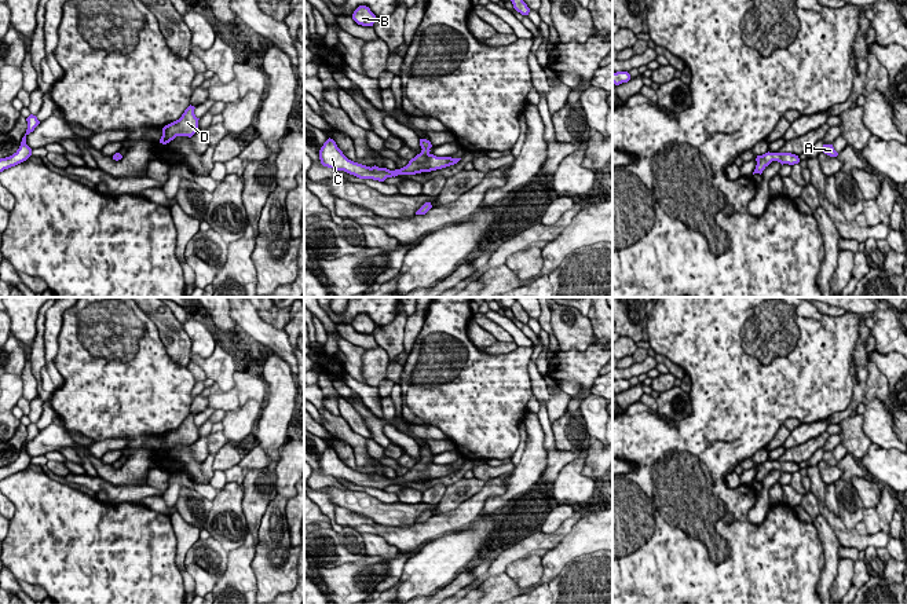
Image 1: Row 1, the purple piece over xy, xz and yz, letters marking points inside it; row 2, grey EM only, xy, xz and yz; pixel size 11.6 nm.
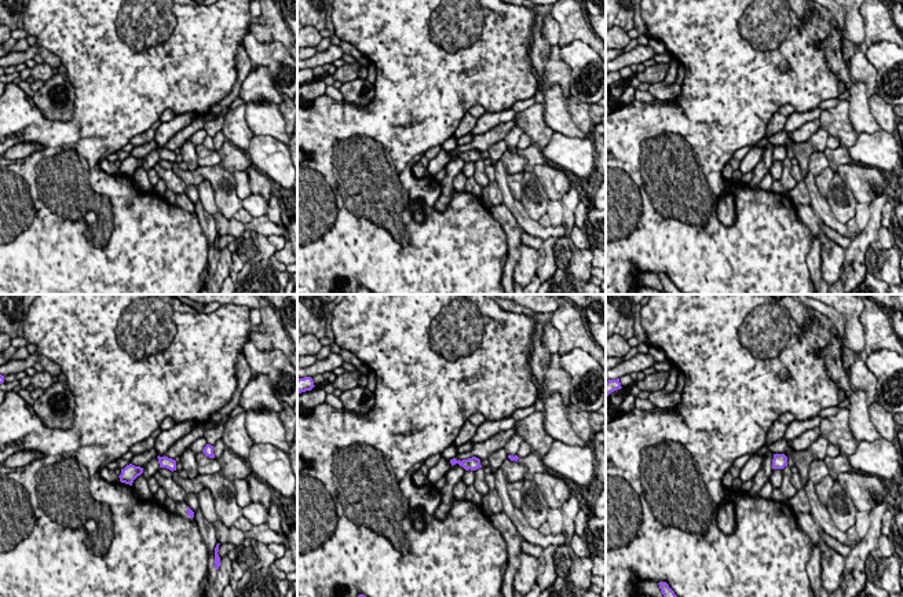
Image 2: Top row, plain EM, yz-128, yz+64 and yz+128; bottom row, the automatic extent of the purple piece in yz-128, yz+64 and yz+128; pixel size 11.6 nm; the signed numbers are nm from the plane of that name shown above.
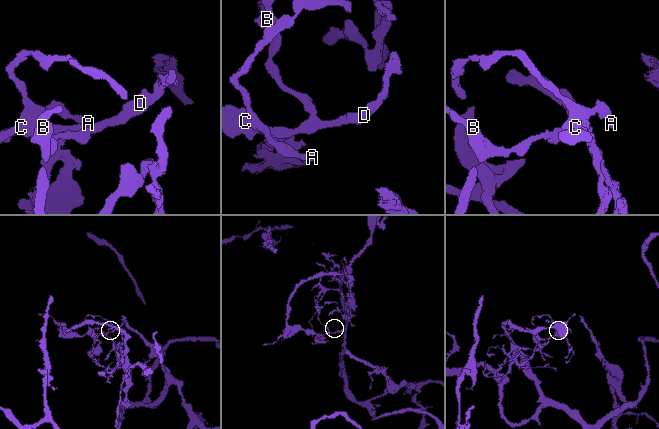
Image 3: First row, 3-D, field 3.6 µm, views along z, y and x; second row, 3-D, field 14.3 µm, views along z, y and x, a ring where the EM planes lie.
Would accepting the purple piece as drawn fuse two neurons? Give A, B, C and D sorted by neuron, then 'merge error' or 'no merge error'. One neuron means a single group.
A B C D; no merge error

